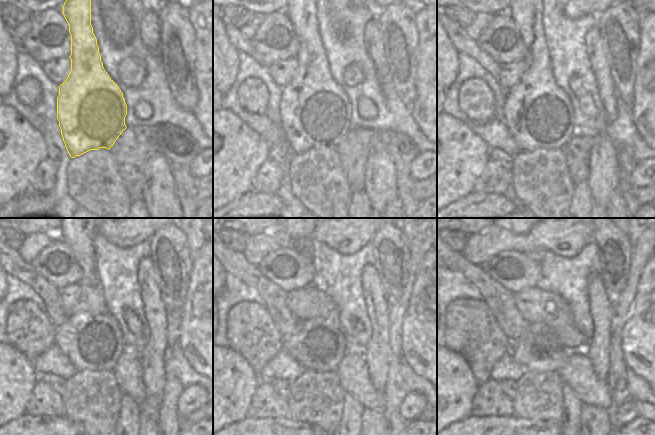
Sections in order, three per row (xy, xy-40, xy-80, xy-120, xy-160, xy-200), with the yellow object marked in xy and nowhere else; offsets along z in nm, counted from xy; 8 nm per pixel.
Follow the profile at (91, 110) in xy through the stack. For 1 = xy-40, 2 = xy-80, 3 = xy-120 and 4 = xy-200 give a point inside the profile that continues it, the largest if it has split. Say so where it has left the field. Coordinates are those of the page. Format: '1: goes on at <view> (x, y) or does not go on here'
1: goes on at xy-40 (315, 111)
2: goes on at xy-80 (538, 114)
3: goes on at xy-120 (90, 342)
4: goes on at xy-200 (544, 340)

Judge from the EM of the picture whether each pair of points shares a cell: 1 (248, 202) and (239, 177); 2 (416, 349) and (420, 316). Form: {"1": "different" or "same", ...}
{"1": "different", "2": "same"}

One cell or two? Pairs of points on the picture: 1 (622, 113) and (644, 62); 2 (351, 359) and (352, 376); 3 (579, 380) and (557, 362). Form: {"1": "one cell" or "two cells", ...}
{"1": "two cells", "2": "one cell", "3": "two cells"}

